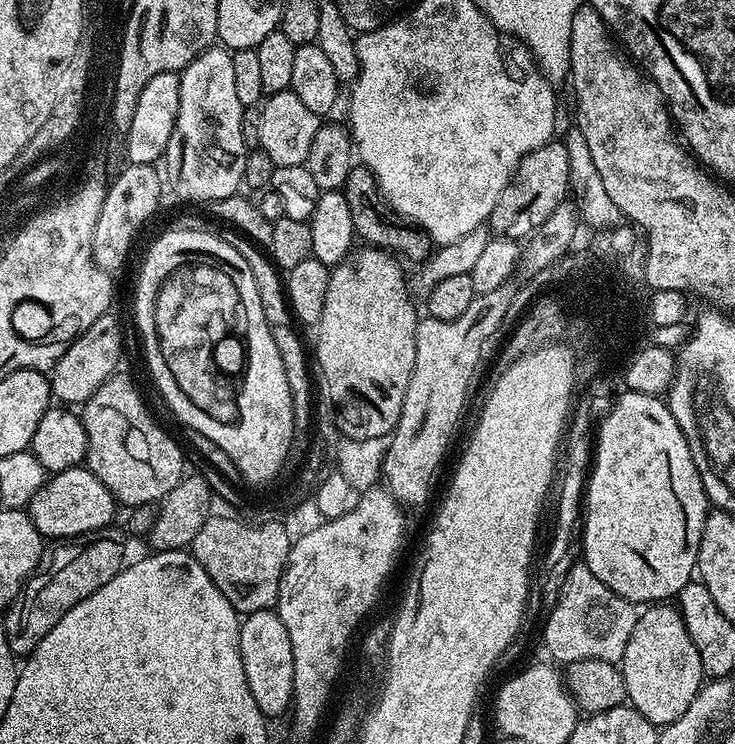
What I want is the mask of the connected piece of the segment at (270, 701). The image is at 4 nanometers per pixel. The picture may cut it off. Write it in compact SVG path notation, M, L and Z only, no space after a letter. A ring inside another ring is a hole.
M267 608L249 612L240 622L240 653L242 670L246 670L246 682L250 682L250 694L258 702L265 718L280 716L289 711L294 686L294 650L290 646L290 634L282 626L282 618L275 610Z

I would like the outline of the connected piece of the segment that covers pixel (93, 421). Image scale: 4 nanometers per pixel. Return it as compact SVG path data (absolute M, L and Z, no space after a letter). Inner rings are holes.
M120 375L109 376L82 406L84 428L88 431L86 467L108 487L121 505L128 504L129 509L134 509L140 504L163 501L170 494L170 490L174 490L174 486L178 486L184 479L186 469L183 450L156 425L156 420L148 413L139 390L126 377Z

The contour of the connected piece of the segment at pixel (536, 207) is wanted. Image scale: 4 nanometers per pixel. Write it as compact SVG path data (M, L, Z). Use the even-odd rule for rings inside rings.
M553 138L548 143L538 146L516 168L516 173L510 178L506 190L498 198L498 202L492 211L490 228L496 234L511 233L511 228L528 228L535 230L554 214L558 205L565 203L566 194L569 195L570 187L570 157L566 146L559 139Z

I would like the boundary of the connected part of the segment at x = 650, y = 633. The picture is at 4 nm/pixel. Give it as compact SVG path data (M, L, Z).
M668 602L645 607L637 615L634 630L630 630L630 642L626 642L626 654L618 667L626 682L627 703L657 726L682 718L686 706L694 702L706 680L698 646L694 646L686 630L680 609Z

